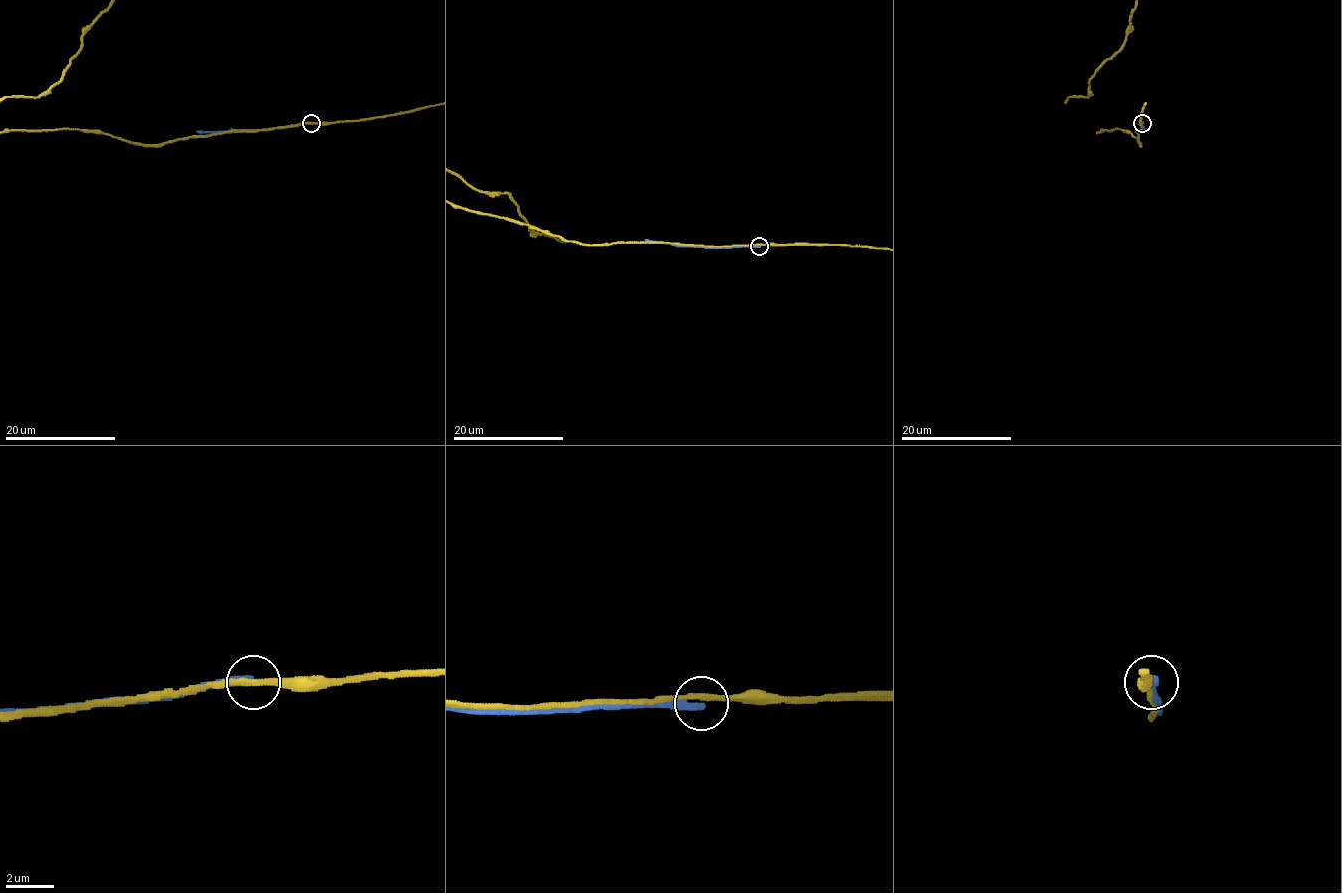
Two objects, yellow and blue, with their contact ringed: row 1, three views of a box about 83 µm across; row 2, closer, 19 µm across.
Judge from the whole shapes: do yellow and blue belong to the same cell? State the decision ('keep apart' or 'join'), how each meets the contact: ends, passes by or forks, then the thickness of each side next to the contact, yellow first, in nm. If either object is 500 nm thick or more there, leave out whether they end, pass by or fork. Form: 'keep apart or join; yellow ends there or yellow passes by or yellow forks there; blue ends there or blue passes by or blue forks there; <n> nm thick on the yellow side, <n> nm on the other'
keep apart; yellow passes by; blue ends there; 240 nm thick on the yellow side, 360 nm on the other

